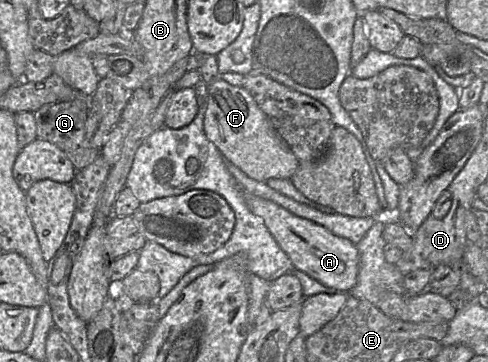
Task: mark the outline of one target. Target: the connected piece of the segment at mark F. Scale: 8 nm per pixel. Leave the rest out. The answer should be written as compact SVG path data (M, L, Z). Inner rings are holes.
M221 78L210 82L207 92L204 133L221 154L256 181L266 182L272 178L290 179L300 163L276 133L251 94Z

